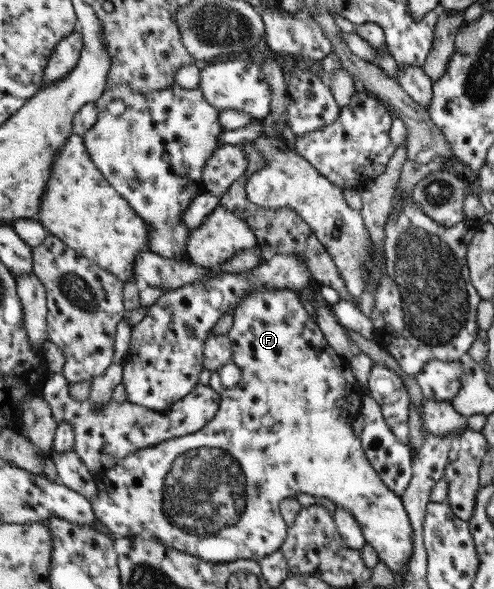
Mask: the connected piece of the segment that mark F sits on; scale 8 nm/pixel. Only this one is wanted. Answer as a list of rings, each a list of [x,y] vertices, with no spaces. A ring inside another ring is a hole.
[[[251,288],[251,291],[244,298],[241,298],[241,301],[238,302],[238,304],[233,308],[232,325],[225,335],[232,349],[231,360],[234,363],[234,366],[240,370],[240,380],[238,380],[234,386],[224,387],[220,383],[220,379],[218,378],[216,371],[212,371],[210,373],[207,385],[218,396],[218,411],[214,414],[214,417],[212,417],[212,421],[208,421],[208,423],[206,423],[206,425],[204,425],[201,430],[198,430],[193,434],[186,434],[180,438],[172,438],[168,441],[164,441],[162,444],[154,445],[151,447],[144,447],[143,449],[132,452],[124,458],[124,462],[120,462],[120,466],[116,466],[110,469],[110,471],[108,471],[108,473],[106,473],[104,476],[96,476],[96,484],[99,488],[99,495],[98,498],[96,500],[92,500],[92,502],[97,517],[101,521],[102,525],[106,527],[106,529],[108,529],[112,534],[115,534],[116,537],[119,538],[138,537],[138,535],[146,534],[149,537],[156,538],[156,541],[160,542],[160,545],[164,545],[168,548],[173,548],[174,550],[179,550],[180,552],[201,558],[206,562],[232,562],[234,560],[238,560],[239,558],[249,558],[250,560],[259,561],[261,558],[264,558],[265,556],[268,556],[269,554],[279,550],[280,545],[282,545],[282,542],[284,542],[286,538],[286,526],[282,520],[281,514],[279,513],[280,501],[284,500],[285,498],[295,498],[298,493],[304,493],[310,494],[310,496],[313,496],[316,500],[320,497],[329,498],[332,500],[332,502],[334,502],[336,507],[350,511],[352,516],[356,519],[356,524],[360,526],[360,532],[362,532],[362,538],[364,538],[365,544],[370,545],[375,550],[378,560],[384,562],[384,564],[389,568],[391,572],[397,571],[407,564],[409,558],[411,557],[412,525],[410,525],[410,522],[408,522],[406,511],[403,509],[401,503],[401,497],[396,496],[391,490],[388,490],[388,487],[384,486],[384,483],[380,480],[378,474],[376,474],[376,472],[372,469],[372,466],[370,466],[368,460],[366,460],[366,456],[364,456],[364,452],[360,444],[360,439],[358,438],[358,432],[355,431],[352,426],[355,422],[355,419],[360,417],[361,399],[363,398],[364,392],[357,384],[354,375],[352,375],[348,362],[336,354],[336,352],[328,345],[328,343],[326,343],[324,335],[322,335],[322,332],[318,329],[318,326],[314,320],[308,316],[308,313],[301,306],[302,304],[300,304],[297,291],[288,290],[287,288]]]

